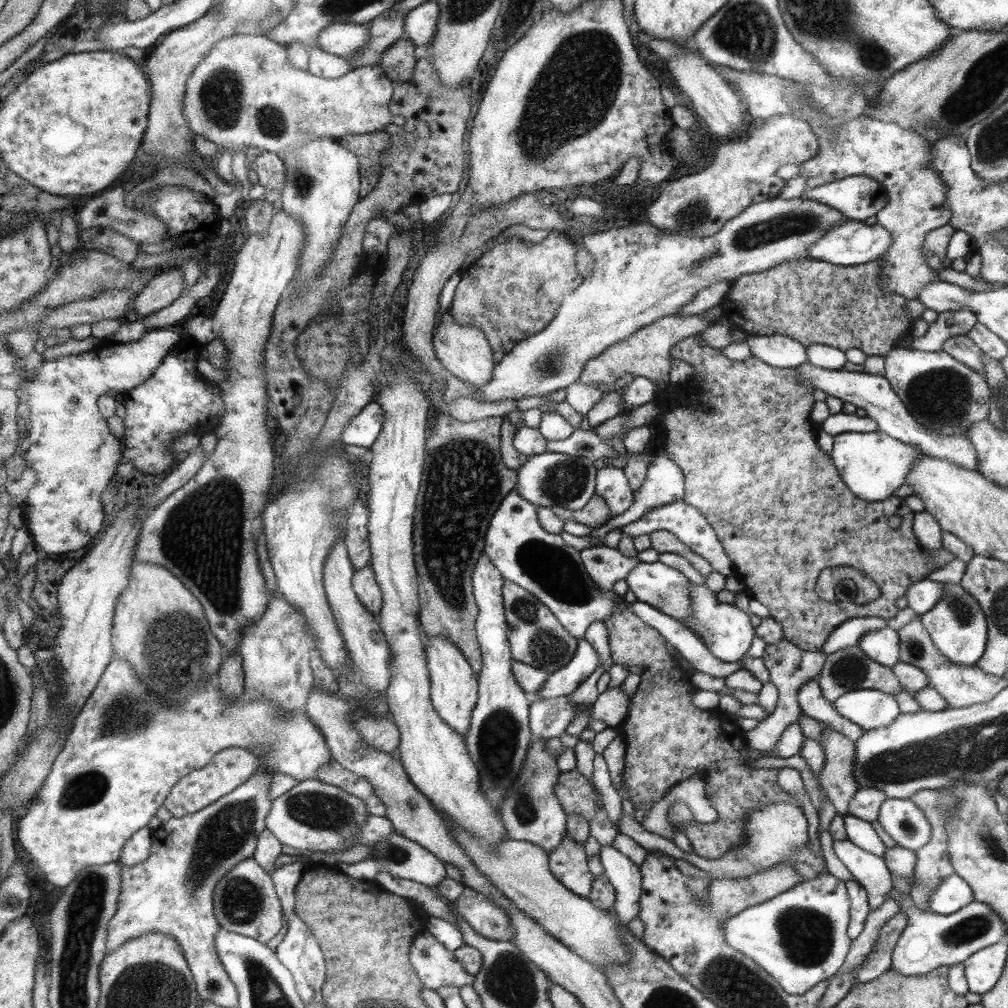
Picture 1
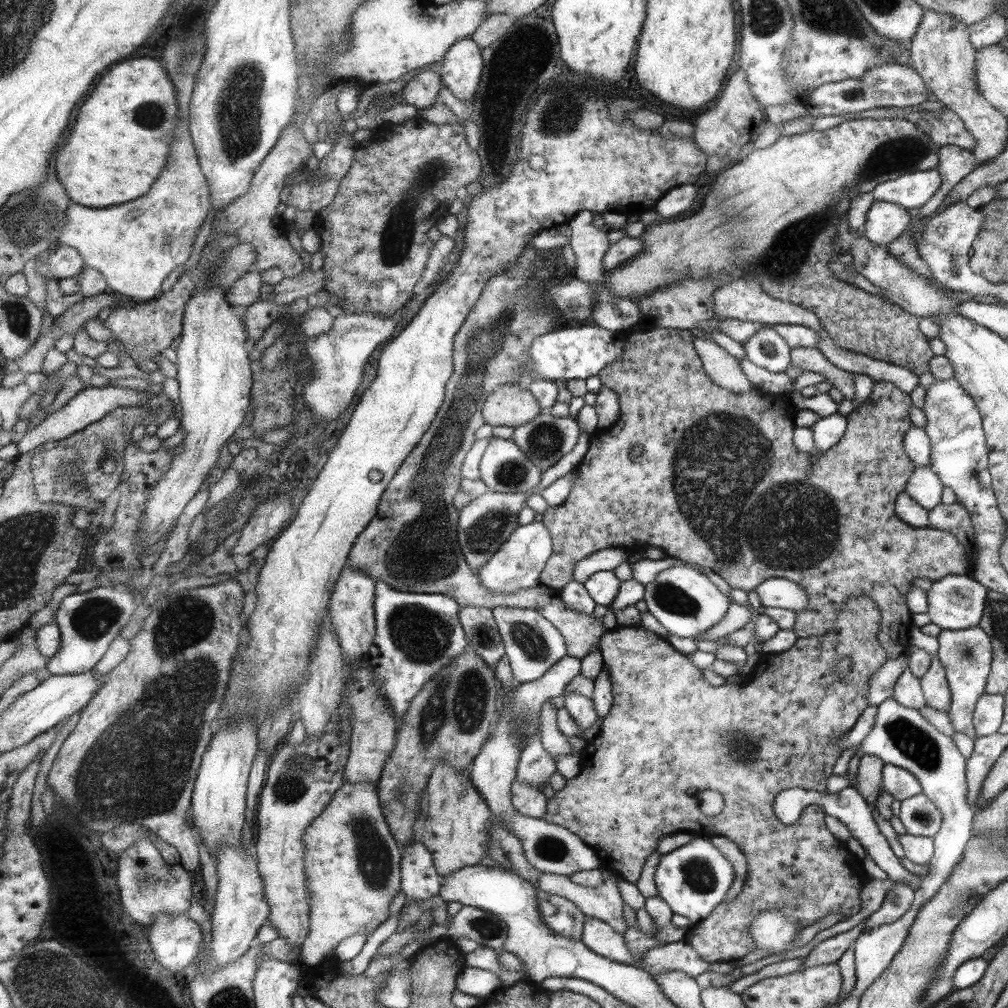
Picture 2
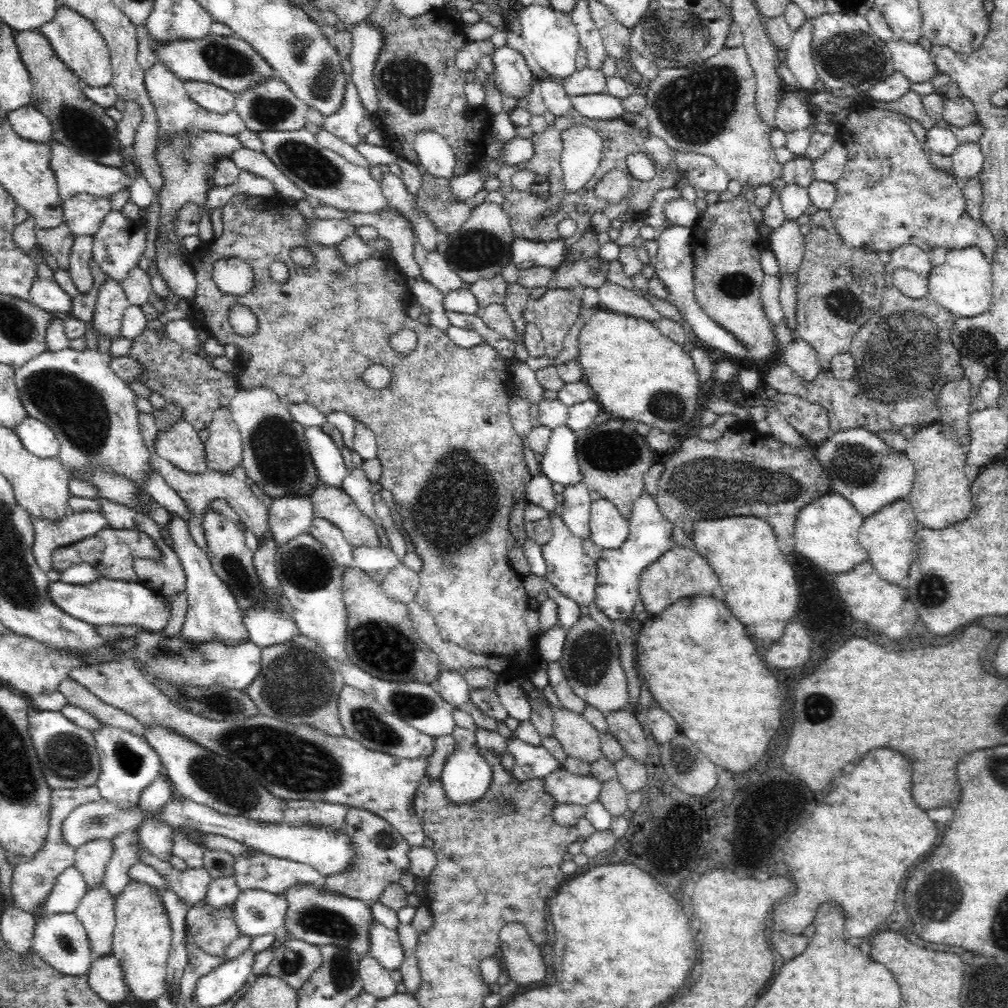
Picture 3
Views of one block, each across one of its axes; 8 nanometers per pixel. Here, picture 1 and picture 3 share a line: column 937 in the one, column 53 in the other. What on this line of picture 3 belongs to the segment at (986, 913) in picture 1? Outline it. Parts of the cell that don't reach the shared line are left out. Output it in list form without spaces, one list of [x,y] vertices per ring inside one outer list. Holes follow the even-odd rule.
[[[74,913],[52,914],[38,919],[33,934],[33,950],[52,968],[66,975],[87,973],[94,962],[93,951],[84,925]]]

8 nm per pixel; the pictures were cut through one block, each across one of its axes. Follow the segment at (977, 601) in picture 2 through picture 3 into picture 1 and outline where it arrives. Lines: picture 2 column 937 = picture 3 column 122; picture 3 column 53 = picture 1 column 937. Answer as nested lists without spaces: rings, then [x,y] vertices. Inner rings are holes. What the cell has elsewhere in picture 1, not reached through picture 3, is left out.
[[[923,578],[917,582],[911,583],[907,587],[905,600],[907,607],[915,612],[915,615],[923,615],[925,612],[932,611],[941,599],[943,593],[943,584],[937,581],[932,581],[928,578]]]

